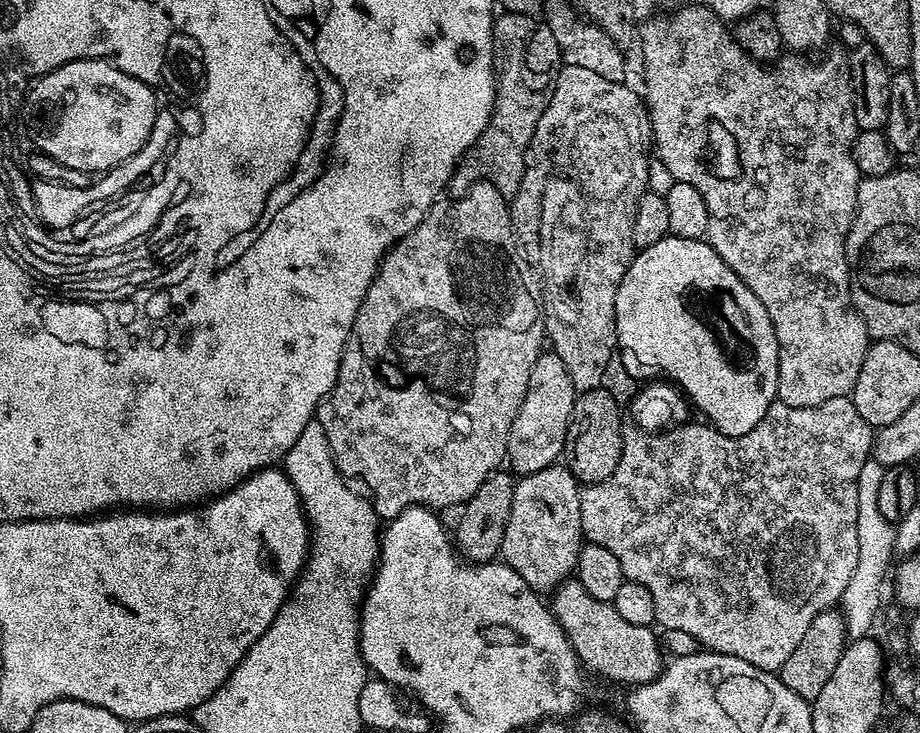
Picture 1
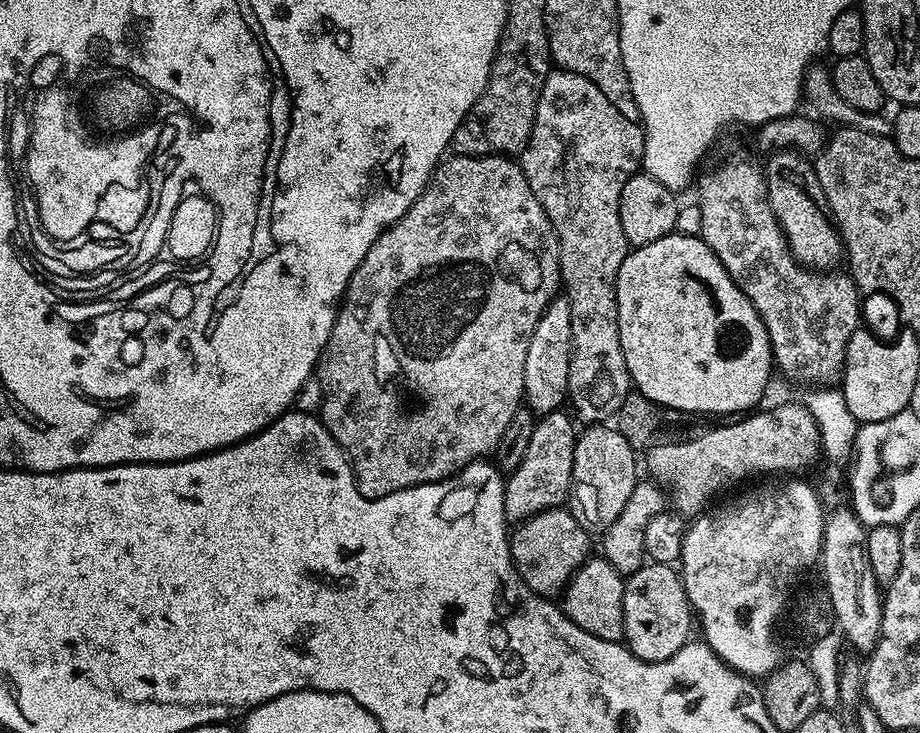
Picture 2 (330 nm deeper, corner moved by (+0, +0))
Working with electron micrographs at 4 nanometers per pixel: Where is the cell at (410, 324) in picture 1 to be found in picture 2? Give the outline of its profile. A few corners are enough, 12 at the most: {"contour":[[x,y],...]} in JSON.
{"contour":[[449,155],[366,250],[318,419],[373,500],[495,453],[560,243]]}

